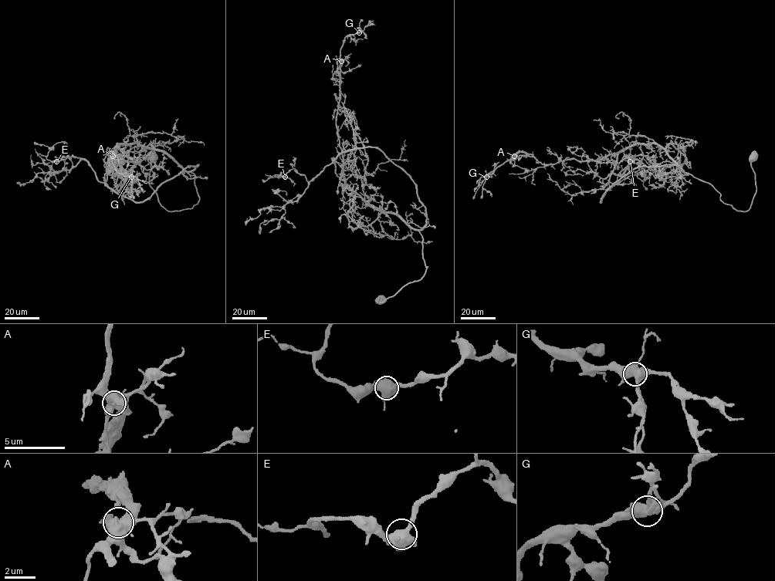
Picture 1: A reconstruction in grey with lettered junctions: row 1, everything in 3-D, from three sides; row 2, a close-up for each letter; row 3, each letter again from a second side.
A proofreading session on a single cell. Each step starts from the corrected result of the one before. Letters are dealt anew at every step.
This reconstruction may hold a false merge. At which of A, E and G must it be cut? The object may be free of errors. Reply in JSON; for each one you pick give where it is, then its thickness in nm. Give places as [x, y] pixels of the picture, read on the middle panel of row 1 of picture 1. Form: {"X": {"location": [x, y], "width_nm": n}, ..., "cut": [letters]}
{"A": {"location": [341, 61], "width_nm": 650}, "cut": ["A"]}

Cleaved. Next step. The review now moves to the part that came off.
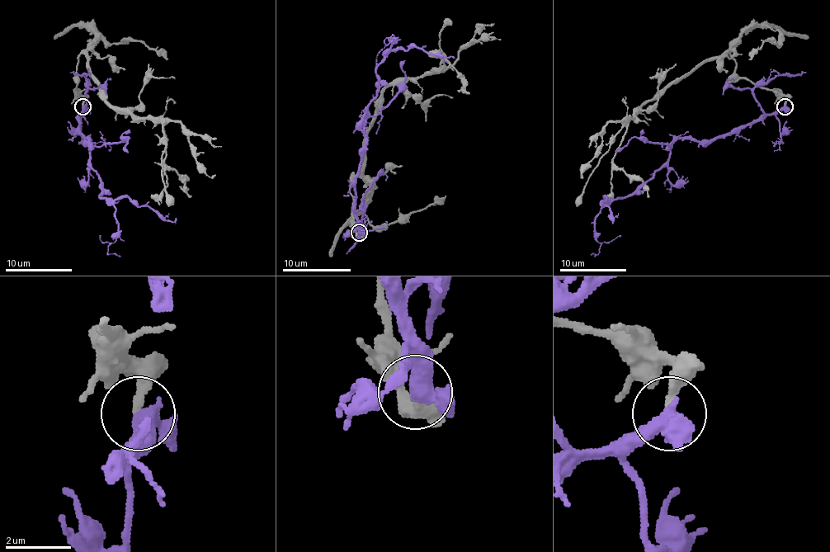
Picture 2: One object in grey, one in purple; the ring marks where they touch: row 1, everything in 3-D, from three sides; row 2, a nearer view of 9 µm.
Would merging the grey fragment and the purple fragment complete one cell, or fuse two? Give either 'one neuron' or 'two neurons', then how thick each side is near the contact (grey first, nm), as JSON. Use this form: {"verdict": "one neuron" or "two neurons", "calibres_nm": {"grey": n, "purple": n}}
{"verdict": "two neurons", "calibres_nm": {"grey": 280, "purple": 440}}

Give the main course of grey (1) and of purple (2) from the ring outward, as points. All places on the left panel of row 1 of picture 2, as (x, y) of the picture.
1: (82, 106), (75, 78), (82, 53), (111, 105), (139, 116), (178, 120), (191, 155), (214, 175)
2: (83, 106), (80, 131), (88, 139), (90, 167), (100, 178), (100, 196), (128, 196), (167, 220), (176, 219)

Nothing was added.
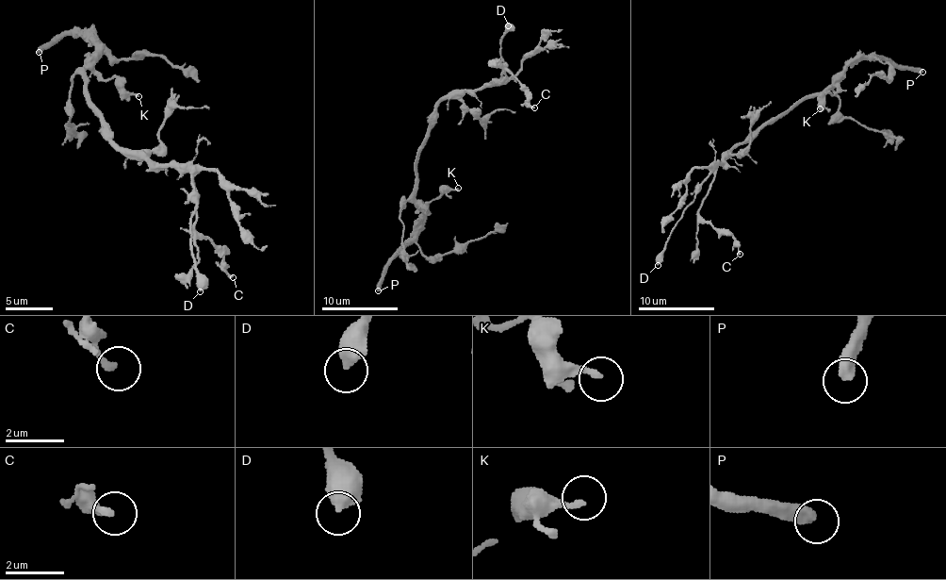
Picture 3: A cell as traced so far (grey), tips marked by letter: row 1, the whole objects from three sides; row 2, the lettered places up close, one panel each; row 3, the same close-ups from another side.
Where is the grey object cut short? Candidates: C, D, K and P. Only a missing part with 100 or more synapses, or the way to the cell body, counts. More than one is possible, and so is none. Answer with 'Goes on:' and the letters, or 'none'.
Goes on: P

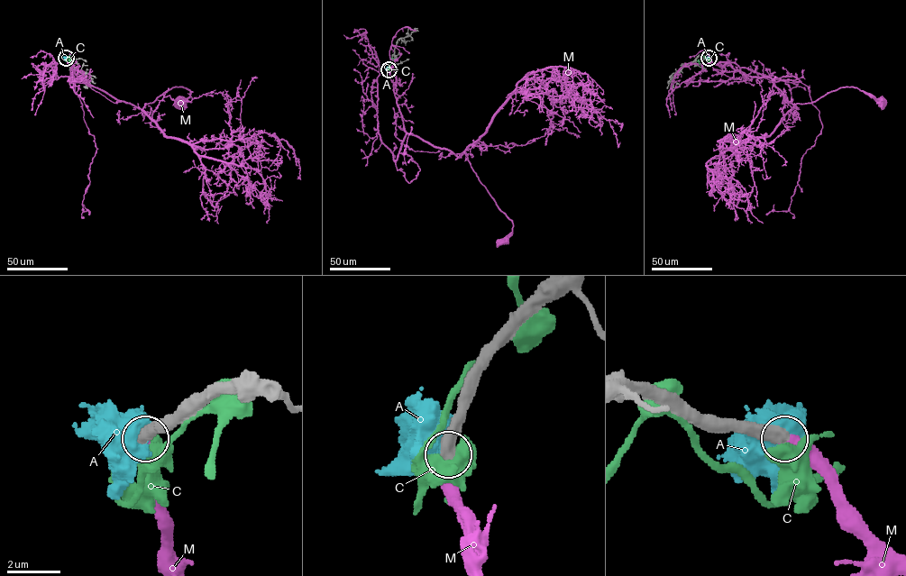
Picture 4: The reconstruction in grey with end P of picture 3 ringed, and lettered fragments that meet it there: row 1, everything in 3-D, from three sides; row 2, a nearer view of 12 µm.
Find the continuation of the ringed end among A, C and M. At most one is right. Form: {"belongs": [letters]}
{"belongs": ["M"]}

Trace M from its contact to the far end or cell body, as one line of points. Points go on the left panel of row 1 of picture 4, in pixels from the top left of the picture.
M: (66, 58), (79, 77), (142, 109), (172, 87), (186, 87), (190, 96), (177, 105)

